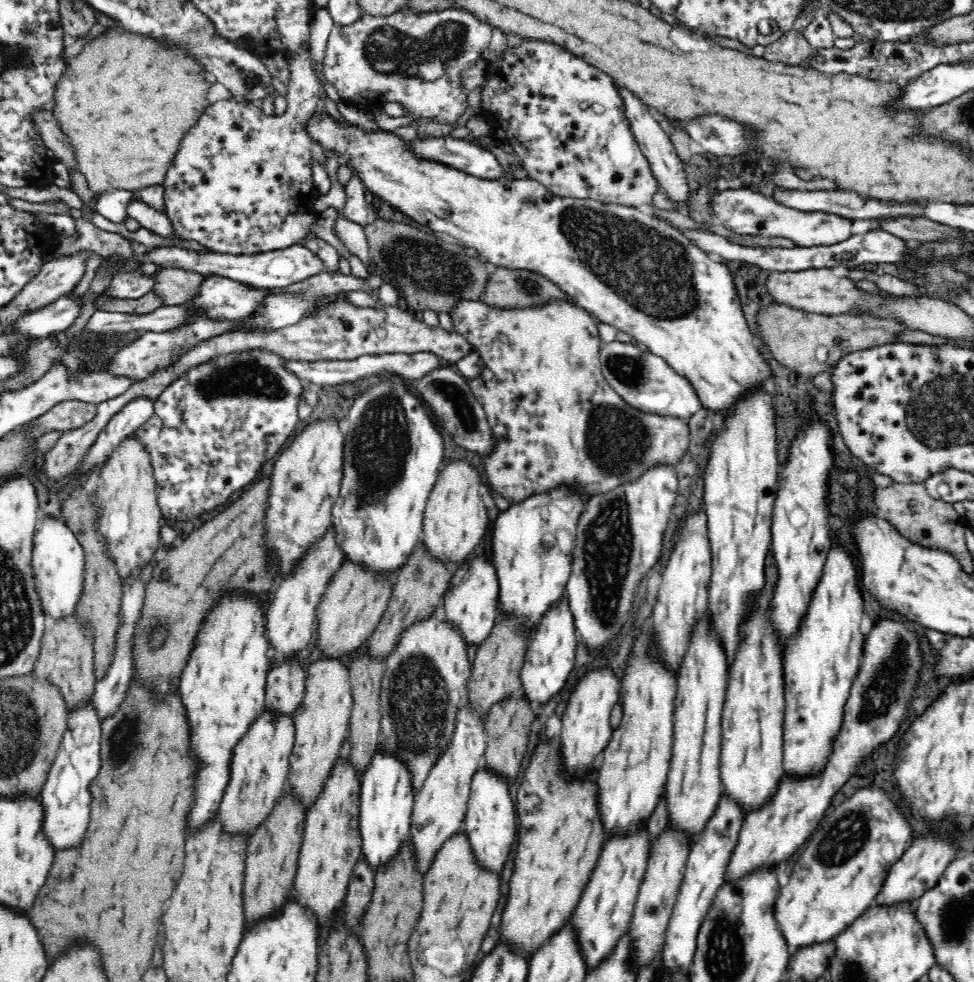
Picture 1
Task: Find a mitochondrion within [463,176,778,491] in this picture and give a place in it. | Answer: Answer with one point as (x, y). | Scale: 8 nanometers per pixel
(649, 269)

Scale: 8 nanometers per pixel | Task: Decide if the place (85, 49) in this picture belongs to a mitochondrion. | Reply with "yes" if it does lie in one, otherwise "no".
no

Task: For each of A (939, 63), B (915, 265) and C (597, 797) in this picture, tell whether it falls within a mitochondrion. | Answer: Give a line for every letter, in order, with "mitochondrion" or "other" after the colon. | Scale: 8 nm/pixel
A: other
B: mitochondrion
C: other

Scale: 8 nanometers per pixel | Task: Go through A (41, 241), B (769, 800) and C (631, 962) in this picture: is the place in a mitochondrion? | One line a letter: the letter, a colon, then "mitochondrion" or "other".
A: other
B: other
C: other

